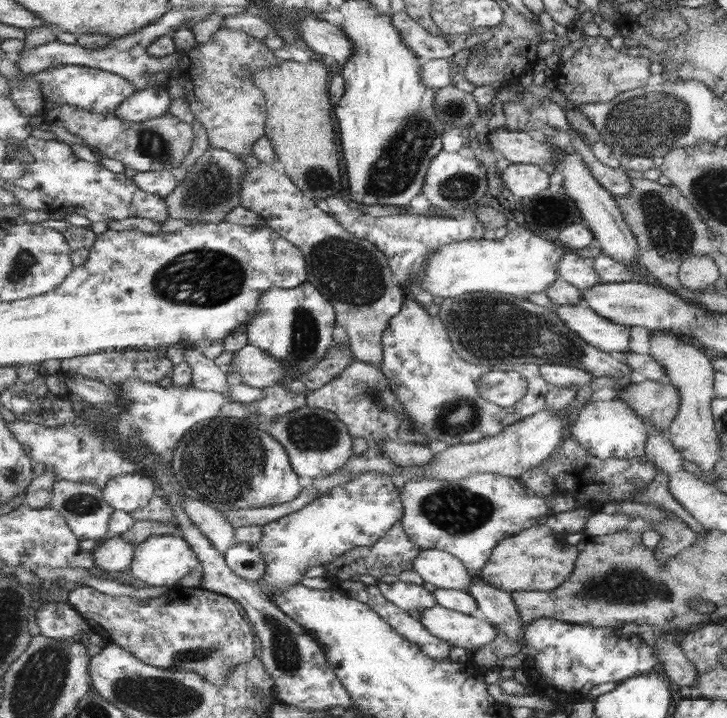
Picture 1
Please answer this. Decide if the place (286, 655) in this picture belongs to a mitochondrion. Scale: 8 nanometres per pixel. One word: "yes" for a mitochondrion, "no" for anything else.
yes

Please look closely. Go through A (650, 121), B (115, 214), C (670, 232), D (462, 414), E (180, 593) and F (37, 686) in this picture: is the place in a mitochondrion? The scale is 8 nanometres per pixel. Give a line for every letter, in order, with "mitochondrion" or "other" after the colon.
A: mitochondrion
B: other
C: mitochondrion
D: mitochondrion
E: other
F: mitochondrion

